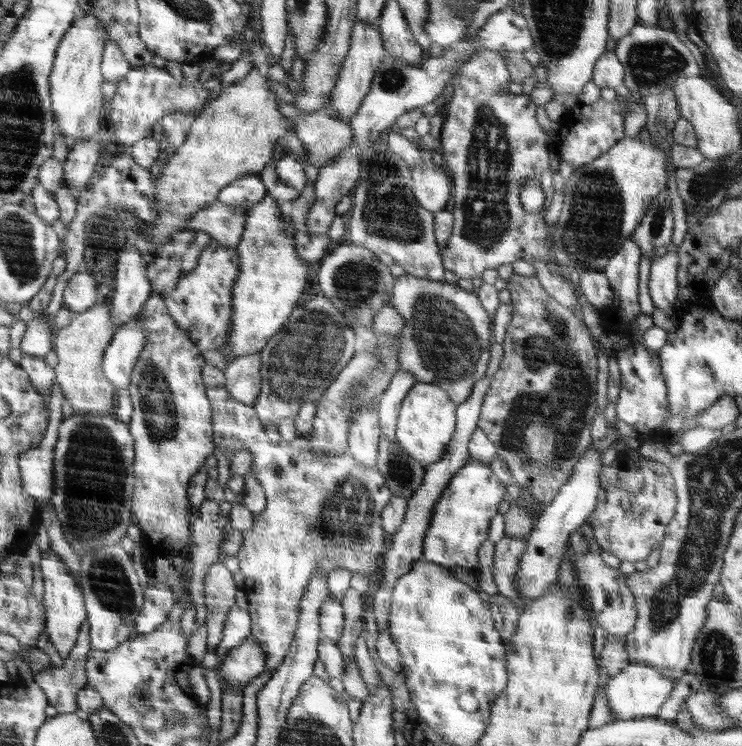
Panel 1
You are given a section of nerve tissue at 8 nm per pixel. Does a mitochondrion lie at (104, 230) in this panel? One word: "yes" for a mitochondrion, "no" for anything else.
yes

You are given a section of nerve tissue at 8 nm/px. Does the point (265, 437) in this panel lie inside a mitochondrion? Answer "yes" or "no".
no

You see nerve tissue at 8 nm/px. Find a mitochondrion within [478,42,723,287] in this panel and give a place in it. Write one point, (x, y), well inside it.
(593, 220)

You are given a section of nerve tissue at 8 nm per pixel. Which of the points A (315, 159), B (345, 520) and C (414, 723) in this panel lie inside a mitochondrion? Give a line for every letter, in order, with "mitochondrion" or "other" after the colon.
A: other
B: mitochondrion
C: other

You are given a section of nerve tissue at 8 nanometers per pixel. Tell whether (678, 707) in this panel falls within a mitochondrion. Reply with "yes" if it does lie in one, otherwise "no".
no

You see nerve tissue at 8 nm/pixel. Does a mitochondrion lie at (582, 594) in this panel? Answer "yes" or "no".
no

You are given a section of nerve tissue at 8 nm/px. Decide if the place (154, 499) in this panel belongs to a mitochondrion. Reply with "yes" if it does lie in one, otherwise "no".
no

